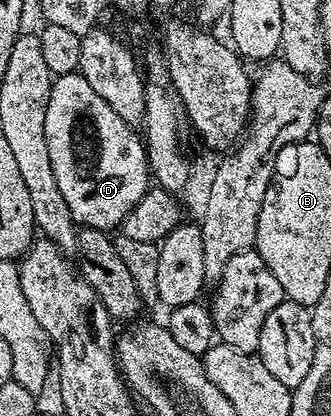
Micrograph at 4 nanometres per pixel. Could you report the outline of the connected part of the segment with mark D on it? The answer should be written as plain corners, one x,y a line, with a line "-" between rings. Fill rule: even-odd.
78,71
62,77
54,76
53,86
49,92
47,103
47,152
51,154
51,171
55,171
55,183
59,183
59,191
67,207
71,207
71,215
78,226
86,229
104,229
113,231
121,224
121,220
143,199
143,195
151,188
149,160
145,154
144,140
132,125
123,123
107,102
91,88
91,83
83,79

